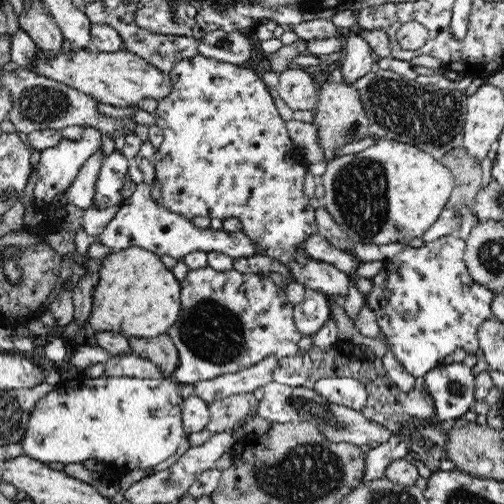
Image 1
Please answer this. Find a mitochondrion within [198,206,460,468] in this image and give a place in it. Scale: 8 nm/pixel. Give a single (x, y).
(308, 408)

